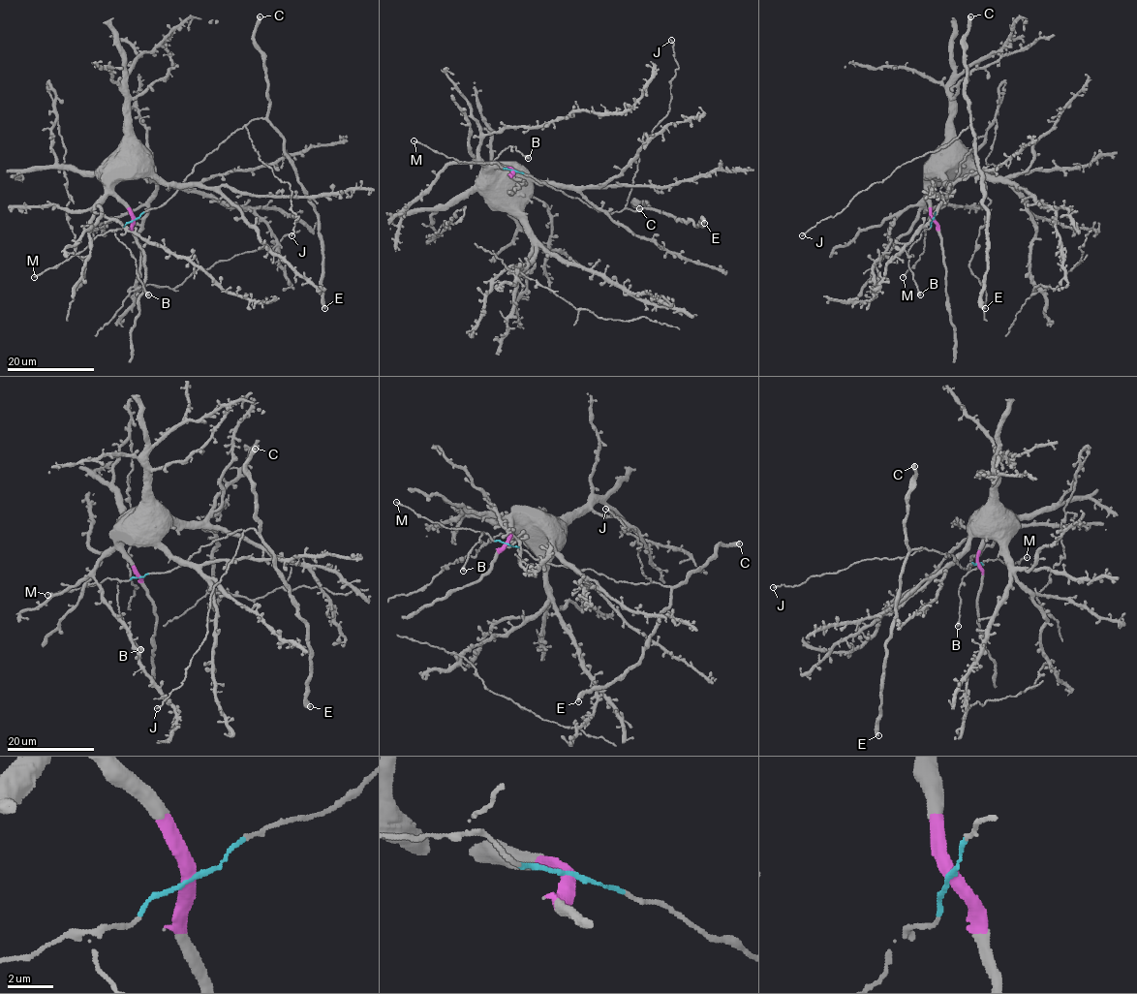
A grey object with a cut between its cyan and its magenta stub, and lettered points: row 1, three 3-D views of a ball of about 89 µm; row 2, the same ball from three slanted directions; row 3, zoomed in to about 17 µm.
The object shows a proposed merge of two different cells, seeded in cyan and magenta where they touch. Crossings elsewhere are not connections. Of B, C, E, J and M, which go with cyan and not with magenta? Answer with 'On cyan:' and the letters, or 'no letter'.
On cyan: B, C, E, J, M

